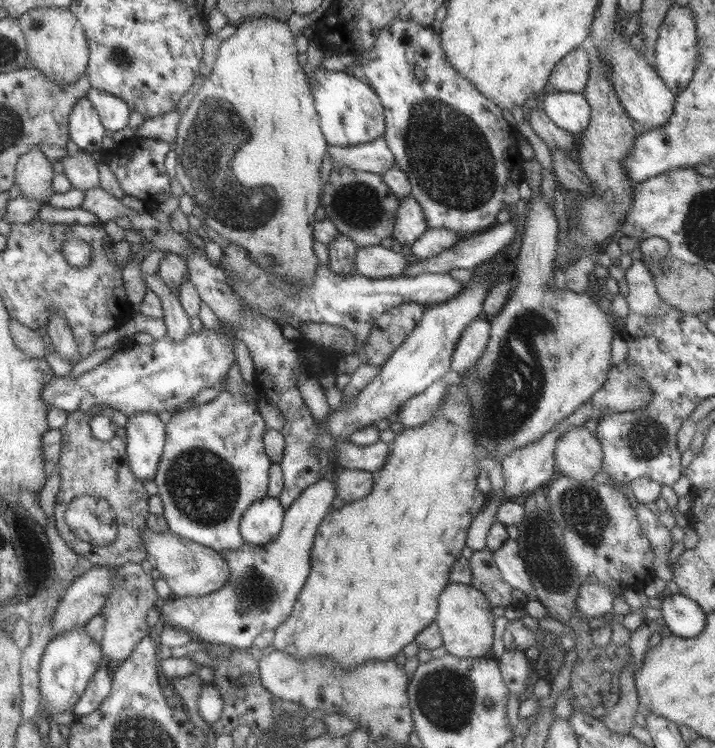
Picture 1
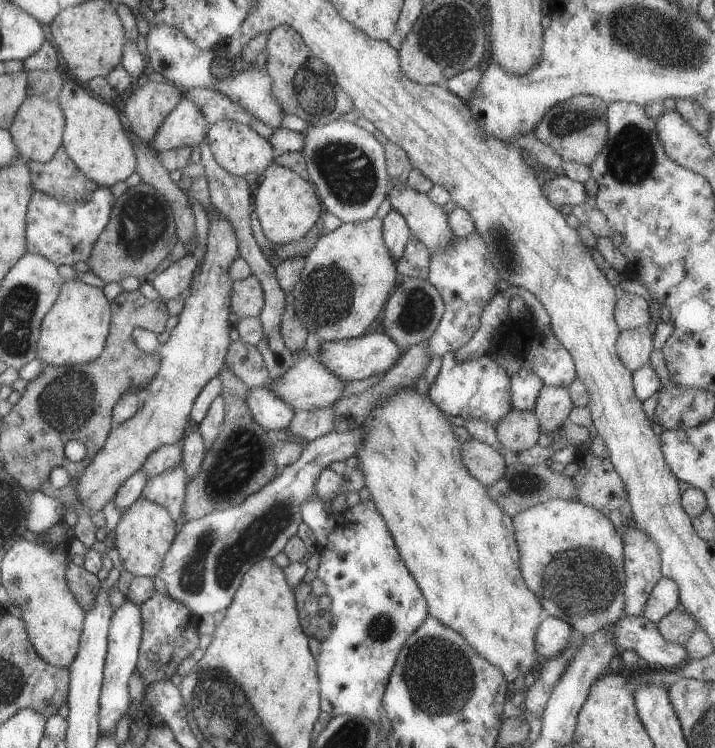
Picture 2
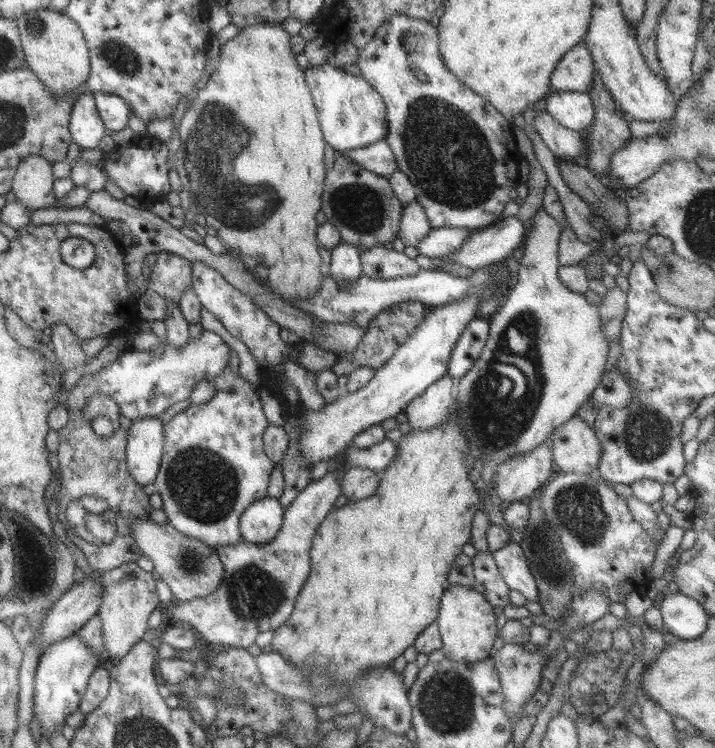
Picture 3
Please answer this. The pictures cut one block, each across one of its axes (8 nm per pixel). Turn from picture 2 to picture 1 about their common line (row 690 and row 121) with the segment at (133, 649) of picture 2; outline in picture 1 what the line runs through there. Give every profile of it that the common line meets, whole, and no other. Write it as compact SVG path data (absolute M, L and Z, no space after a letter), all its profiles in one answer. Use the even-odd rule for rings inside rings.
M91 88L85 97L97 110L104 128L116 132L129 126L130 114L133 111L123 98L97 88Z

